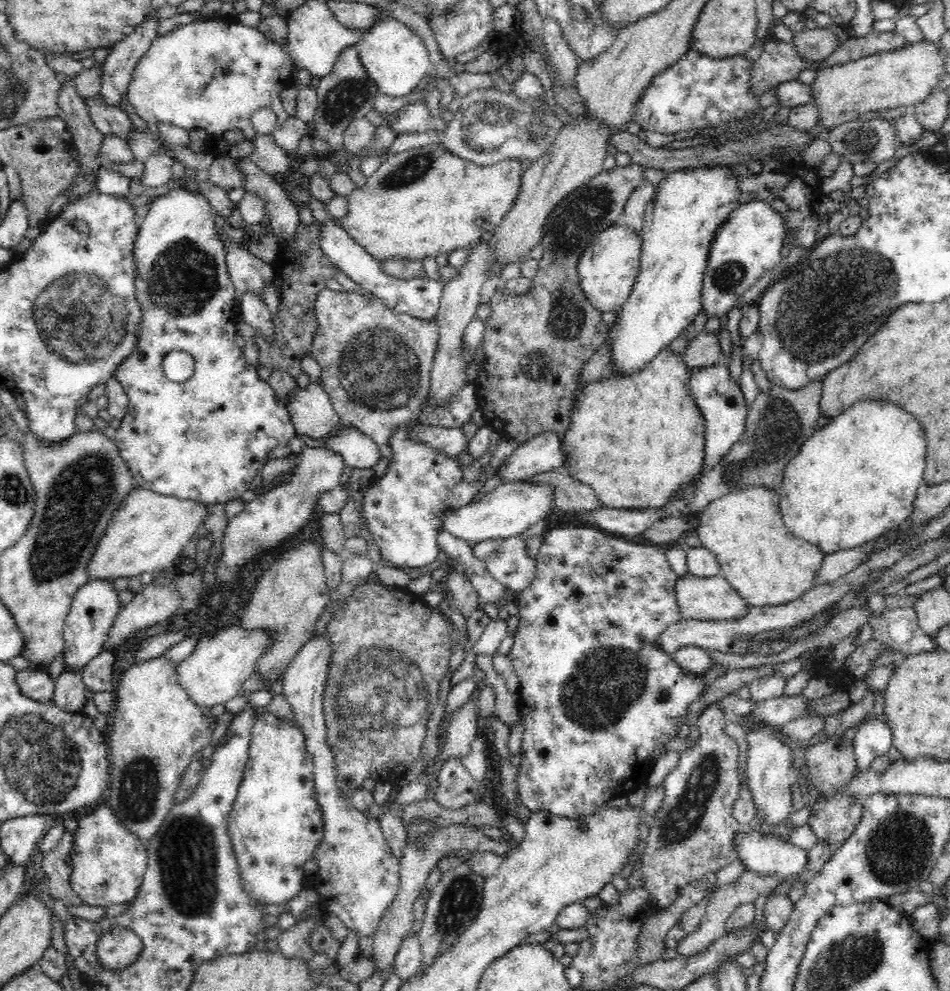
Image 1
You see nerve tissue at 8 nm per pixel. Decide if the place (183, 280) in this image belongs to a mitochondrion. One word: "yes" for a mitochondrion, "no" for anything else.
yes

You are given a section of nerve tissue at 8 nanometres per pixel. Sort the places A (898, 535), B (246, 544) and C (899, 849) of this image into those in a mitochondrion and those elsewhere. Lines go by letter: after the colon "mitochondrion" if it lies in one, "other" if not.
A: other
B: mitochondrion
C: mitochondrion

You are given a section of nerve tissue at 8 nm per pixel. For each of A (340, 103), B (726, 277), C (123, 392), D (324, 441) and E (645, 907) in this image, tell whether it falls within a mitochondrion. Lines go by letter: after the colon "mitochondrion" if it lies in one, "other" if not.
A: mitochondrion
B: mitochondrion
C: other
D: other
E: mitochondrion

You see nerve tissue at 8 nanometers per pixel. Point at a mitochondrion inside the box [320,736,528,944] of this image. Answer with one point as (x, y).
(458, 904)

